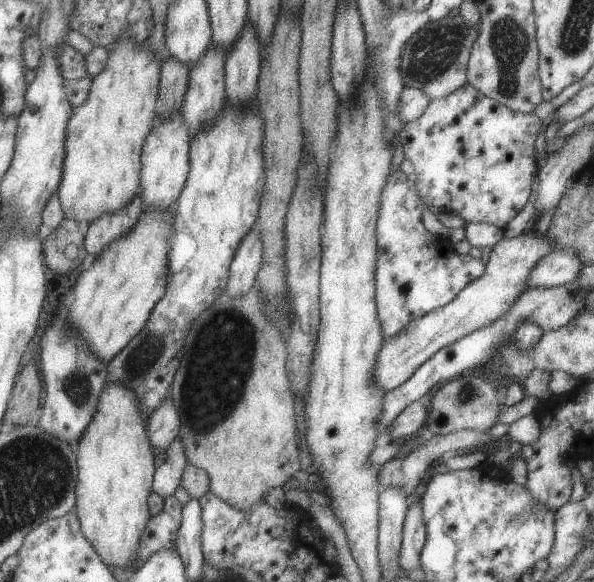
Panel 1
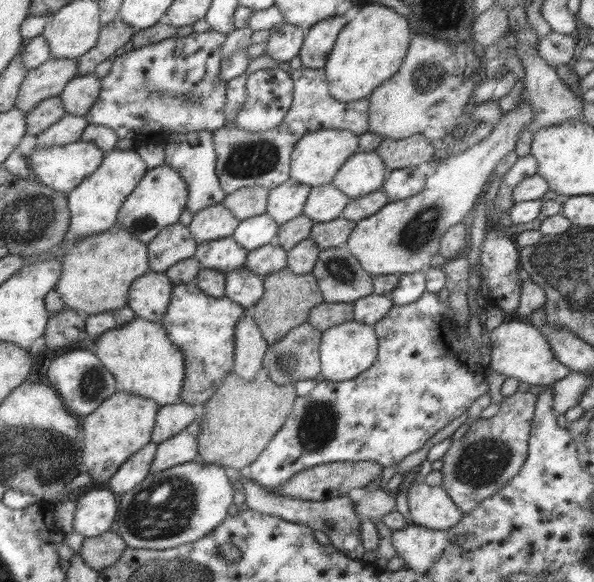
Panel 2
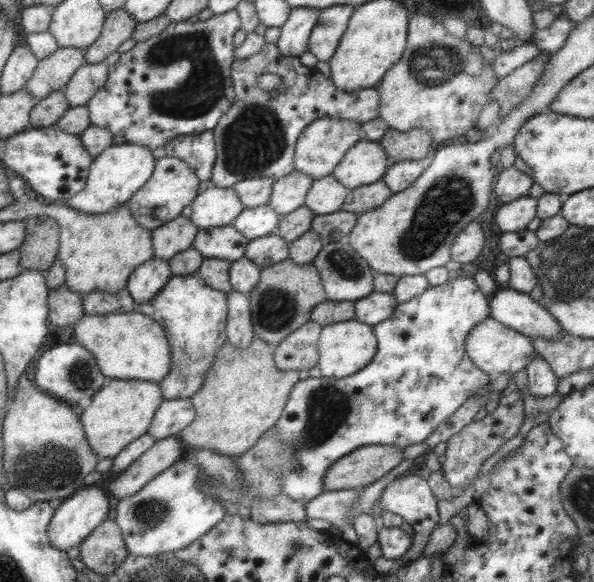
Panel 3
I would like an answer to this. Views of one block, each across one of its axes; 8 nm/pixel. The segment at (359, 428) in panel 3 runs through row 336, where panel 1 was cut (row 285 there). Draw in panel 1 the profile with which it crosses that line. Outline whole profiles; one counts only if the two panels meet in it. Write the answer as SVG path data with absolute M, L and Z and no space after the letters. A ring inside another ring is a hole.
M401 170L388 174L386 183L380 192L380 201L376 226L376 265L375 265L375 302L376 313L382 330L382 337L388 339L399 332L411 319L421 318L426 312L447 304L469 281L481 276L484 264L481 259L472 258L469 253L460 255L453 250L443 250L437 242L437 236L430 233L421 222L424 208L417 194L413 178Z

